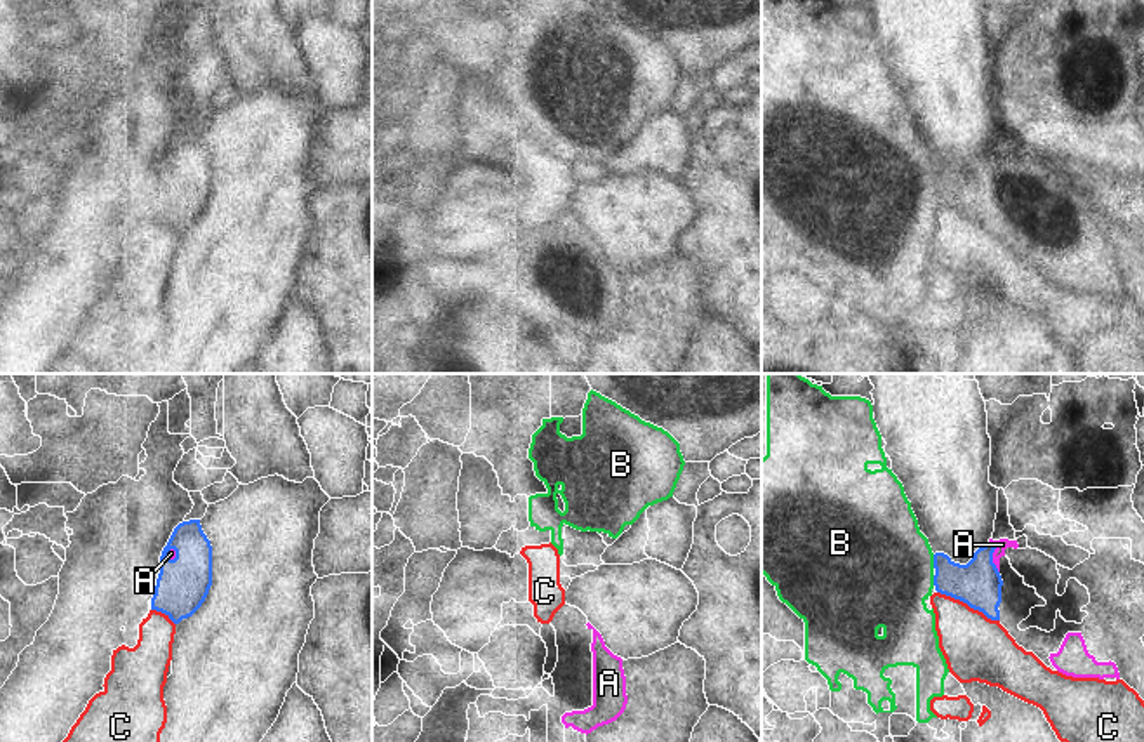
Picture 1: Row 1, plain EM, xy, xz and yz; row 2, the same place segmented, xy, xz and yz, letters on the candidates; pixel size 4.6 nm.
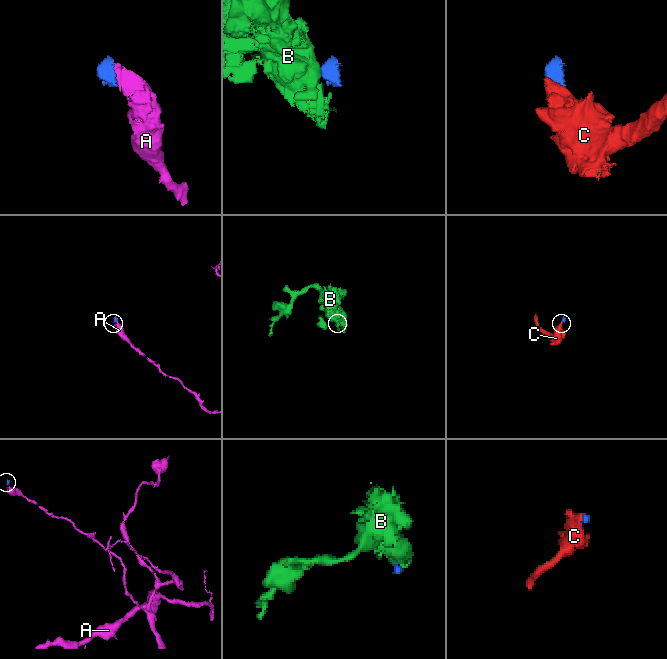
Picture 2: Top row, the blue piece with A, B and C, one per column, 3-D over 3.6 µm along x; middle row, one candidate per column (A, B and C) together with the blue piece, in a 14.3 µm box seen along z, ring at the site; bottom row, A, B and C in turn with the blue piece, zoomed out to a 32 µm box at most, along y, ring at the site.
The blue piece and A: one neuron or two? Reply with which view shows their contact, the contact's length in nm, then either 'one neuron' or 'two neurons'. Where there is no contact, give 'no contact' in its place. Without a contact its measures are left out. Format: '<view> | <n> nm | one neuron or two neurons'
yz | 160 nm | one neuron

